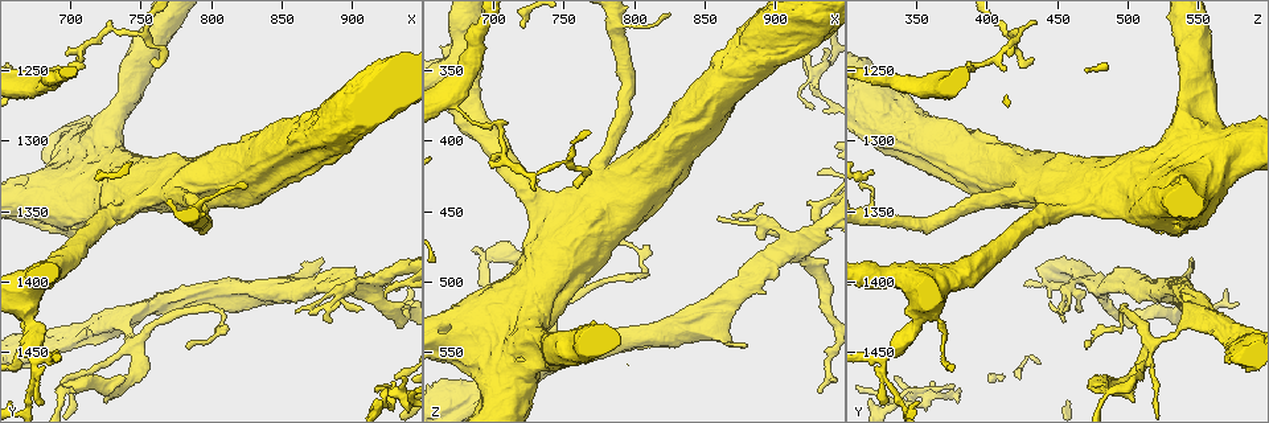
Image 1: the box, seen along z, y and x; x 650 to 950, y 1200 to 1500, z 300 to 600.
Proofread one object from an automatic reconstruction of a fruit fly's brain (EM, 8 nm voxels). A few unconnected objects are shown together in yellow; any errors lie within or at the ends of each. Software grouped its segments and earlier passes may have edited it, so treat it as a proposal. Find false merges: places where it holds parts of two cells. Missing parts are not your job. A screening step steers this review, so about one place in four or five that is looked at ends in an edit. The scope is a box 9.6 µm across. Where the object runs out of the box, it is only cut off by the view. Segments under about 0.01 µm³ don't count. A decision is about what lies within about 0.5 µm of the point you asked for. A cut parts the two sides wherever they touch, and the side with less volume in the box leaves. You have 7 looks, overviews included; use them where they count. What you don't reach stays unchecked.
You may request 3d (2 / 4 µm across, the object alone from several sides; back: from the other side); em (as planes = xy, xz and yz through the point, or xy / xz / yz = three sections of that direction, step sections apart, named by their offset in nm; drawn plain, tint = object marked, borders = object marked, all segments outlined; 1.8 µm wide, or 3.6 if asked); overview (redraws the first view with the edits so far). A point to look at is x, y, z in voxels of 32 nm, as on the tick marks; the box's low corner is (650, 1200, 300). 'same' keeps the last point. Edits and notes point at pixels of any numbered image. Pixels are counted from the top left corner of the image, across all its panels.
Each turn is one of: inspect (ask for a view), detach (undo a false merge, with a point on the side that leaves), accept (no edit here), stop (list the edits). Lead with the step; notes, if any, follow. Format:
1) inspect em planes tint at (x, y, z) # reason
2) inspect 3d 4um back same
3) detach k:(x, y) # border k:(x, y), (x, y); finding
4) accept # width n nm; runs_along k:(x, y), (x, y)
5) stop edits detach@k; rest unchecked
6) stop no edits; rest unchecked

inspect 3d 4um at (932, 1400, 446) # sharp bend

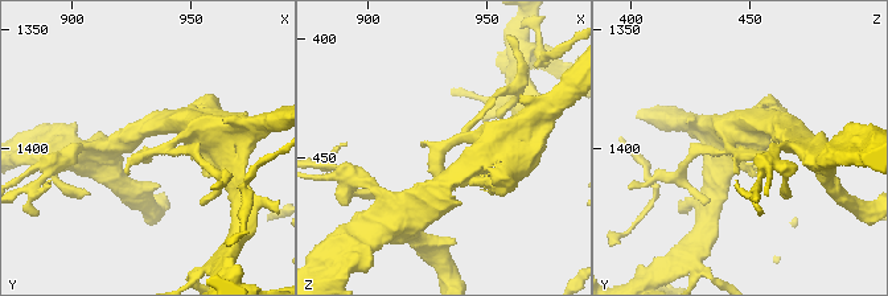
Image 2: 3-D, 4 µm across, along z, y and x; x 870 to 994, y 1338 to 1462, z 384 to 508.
inspect em xz step 16 tint at (934, 1402, 444)

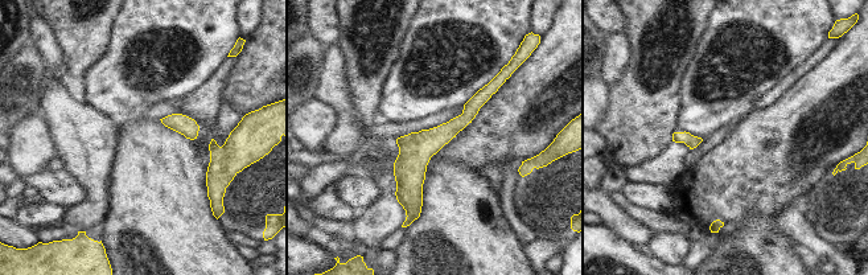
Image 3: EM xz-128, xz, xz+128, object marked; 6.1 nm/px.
accept # runs_along 3:(493, 85), (412, 163), (415, 214); one cell here

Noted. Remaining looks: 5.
inspect 3d 4um at (744, 1440, 516) # thin neck

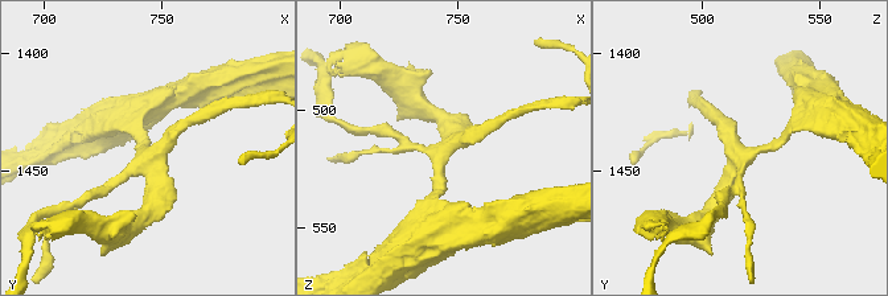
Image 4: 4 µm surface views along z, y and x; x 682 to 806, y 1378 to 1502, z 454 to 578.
inspect em yz step 8 tint at (746, 1443, 517)

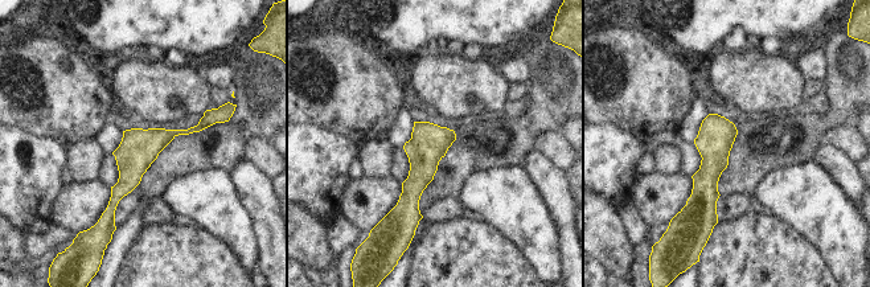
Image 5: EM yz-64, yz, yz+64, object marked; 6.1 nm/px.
inspect em planes borders same

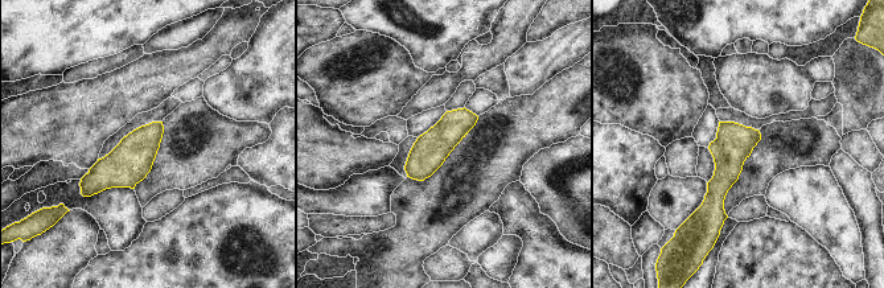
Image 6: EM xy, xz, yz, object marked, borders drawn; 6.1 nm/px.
accept # width 220 nm; one cell here

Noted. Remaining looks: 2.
inspect em xy step 4 tint at (806, 1422, 498) # abrupt turn

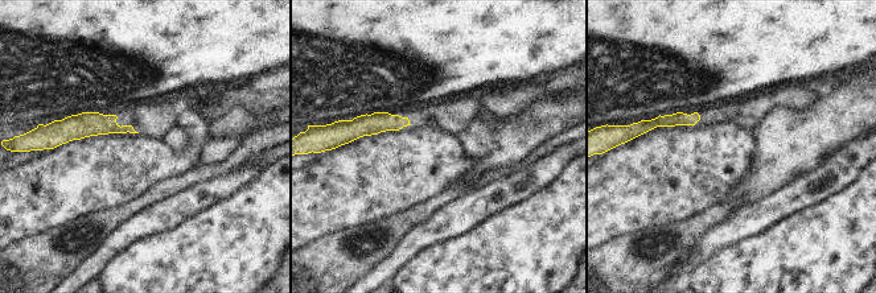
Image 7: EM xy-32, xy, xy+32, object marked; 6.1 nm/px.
accept # runs_along 7:(128, 128), (77, 127), (65, 139); all the same cell

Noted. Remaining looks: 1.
stop no edits; rest unchecked

